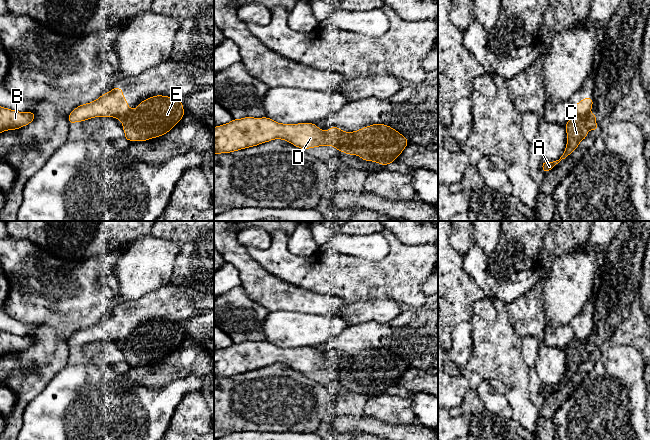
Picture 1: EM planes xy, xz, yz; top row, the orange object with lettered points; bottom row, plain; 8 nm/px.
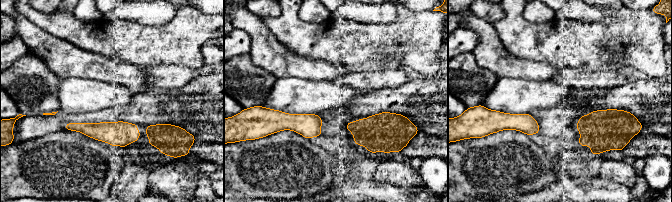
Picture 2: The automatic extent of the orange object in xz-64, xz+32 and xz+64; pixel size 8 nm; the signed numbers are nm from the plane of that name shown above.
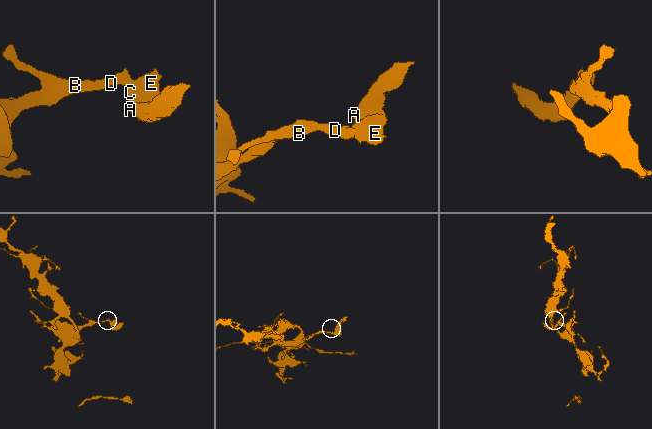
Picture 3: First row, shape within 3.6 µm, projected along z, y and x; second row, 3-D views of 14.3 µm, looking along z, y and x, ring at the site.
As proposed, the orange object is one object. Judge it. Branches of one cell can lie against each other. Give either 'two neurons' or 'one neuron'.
two neurons

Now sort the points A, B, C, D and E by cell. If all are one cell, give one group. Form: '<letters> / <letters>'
A C E / B D

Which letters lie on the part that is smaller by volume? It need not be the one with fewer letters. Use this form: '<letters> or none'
A, C, E

